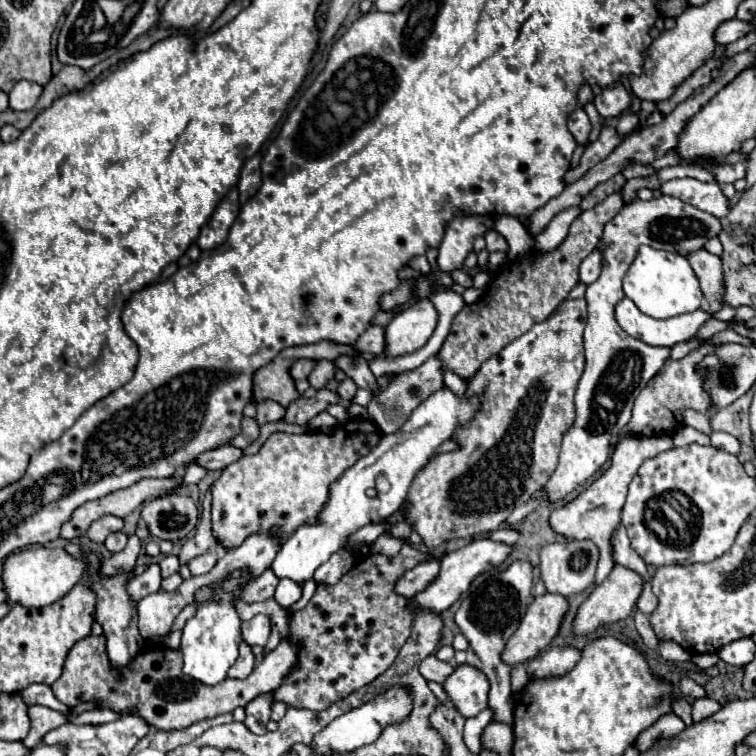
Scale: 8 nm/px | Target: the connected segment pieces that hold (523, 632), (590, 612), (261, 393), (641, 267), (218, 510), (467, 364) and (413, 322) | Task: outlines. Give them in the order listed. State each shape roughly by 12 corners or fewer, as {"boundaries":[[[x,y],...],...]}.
{"boundaries":[[[553,593],[535,597],[509,637],[503,661],[525,663],[557,635],[567,607]],[[615,565],[579,605],[575,637],[625,619],[643,589],[635,571]],[[281,355],[253,377],[255,401],[287,407],[299,397]],[[641,245],[625,295],[667,319],[701,307],[689,261]],[[379,429],[273,433],[213,483],[231,549],[283,521],[283,541],[367,455]],[[620,192],[573,221],[563,247],[493,275],[439,351],[461,379],[545,321],[619,213]],[[429,299],[405,305],[385,329],[385,357],[421,349],[439,313]]]}

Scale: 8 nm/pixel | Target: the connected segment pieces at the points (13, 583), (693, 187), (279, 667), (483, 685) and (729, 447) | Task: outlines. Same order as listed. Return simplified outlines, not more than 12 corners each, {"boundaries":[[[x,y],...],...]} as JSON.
{"boundaries":[[[25,549],[3,563],[9,605],[45,607],[85,565],[65,549]],[[697,179],[661,183],[663,195],[677,197],[715,217],[729,199],[719,183]],[[105,637],[79,639],[51,685],[171,731],[275,691],[299,645],[281,641],[245,679],[203,685],[177,649],[115,673]],[[457,665],[443,689],[463,717],[487,707],[489,681]],[[711,433],[711,445],[739,455],[739,441],[729,433]]]}

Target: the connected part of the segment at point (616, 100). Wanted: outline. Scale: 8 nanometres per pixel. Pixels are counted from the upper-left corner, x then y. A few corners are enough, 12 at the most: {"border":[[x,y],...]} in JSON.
{"border":[[623,83],[605,87],[593,103],[601,117],[619,117],[631,95]]}

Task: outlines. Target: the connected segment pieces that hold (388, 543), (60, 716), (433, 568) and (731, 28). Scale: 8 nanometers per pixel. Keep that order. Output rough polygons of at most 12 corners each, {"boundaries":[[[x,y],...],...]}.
{"boundaries":[[[383,535],[371,545],[371,553],[395,557],[401,539]],[[41,705],[29,707],[31,733],[23,739],[27,749],[41,743],[41,737],[69,717]],[[437,561],[419,563],[397,579],[393,591],[413,597],[439,573]],[[729,19],[715,31],[719,45],[729,45],[745,37],[745,21]]]}

